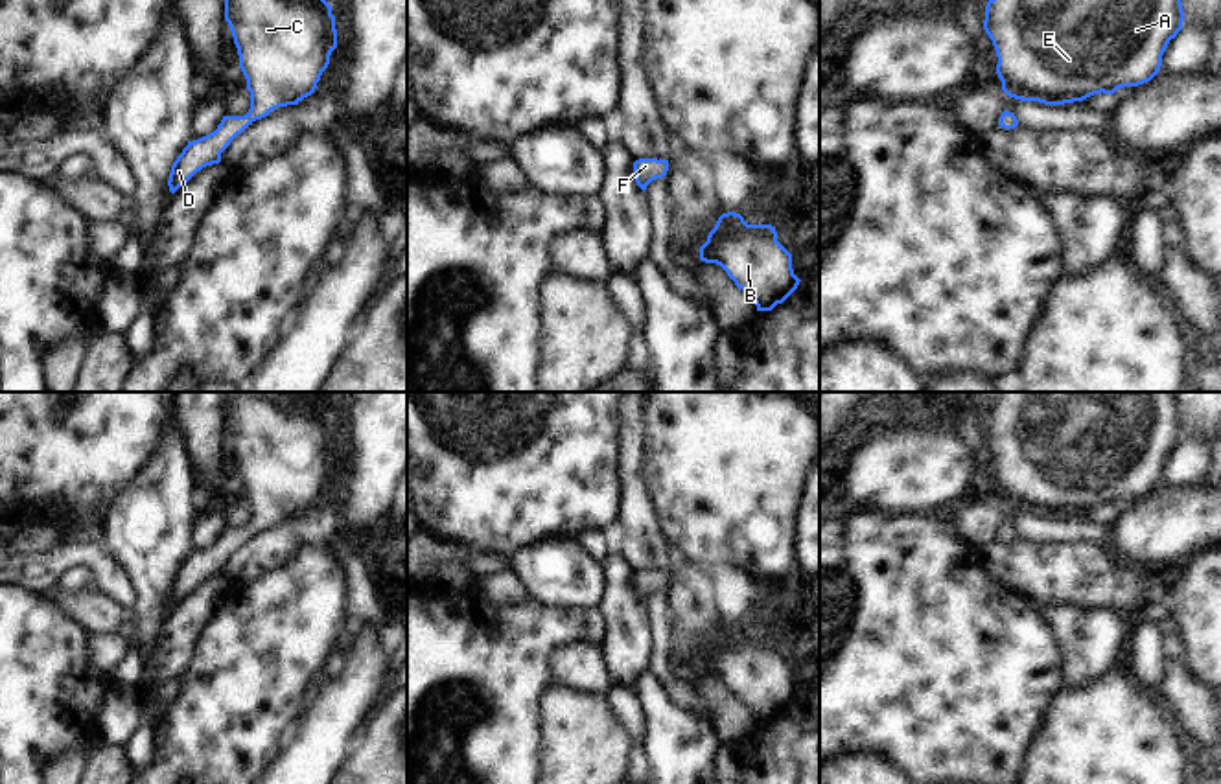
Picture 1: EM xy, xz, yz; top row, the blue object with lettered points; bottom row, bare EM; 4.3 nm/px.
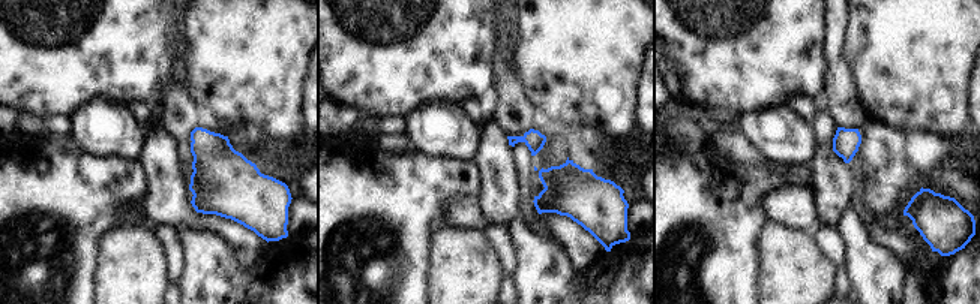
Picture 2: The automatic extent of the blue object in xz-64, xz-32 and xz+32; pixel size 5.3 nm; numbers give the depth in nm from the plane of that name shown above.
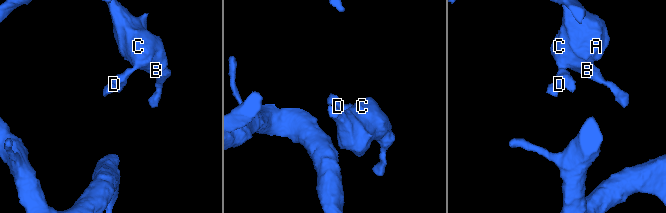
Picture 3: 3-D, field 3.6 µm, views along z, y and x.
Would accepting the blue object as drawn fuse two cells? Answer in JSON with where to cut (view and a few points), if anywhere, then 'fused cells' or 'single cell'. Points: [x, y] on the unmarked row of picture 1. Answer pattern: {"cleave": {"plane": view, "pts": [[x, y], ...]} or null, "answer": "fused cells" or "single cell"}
{"cleave": null, "answer": "single cell"}

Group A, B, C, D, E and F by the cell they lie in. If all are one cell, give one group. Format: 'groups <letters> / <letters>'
groups A B C D E F

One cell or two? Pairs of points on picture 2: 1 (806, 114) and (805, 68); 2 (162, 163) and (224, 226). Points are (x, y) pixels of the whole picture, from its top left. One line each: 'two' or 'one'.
1: two
2: one

